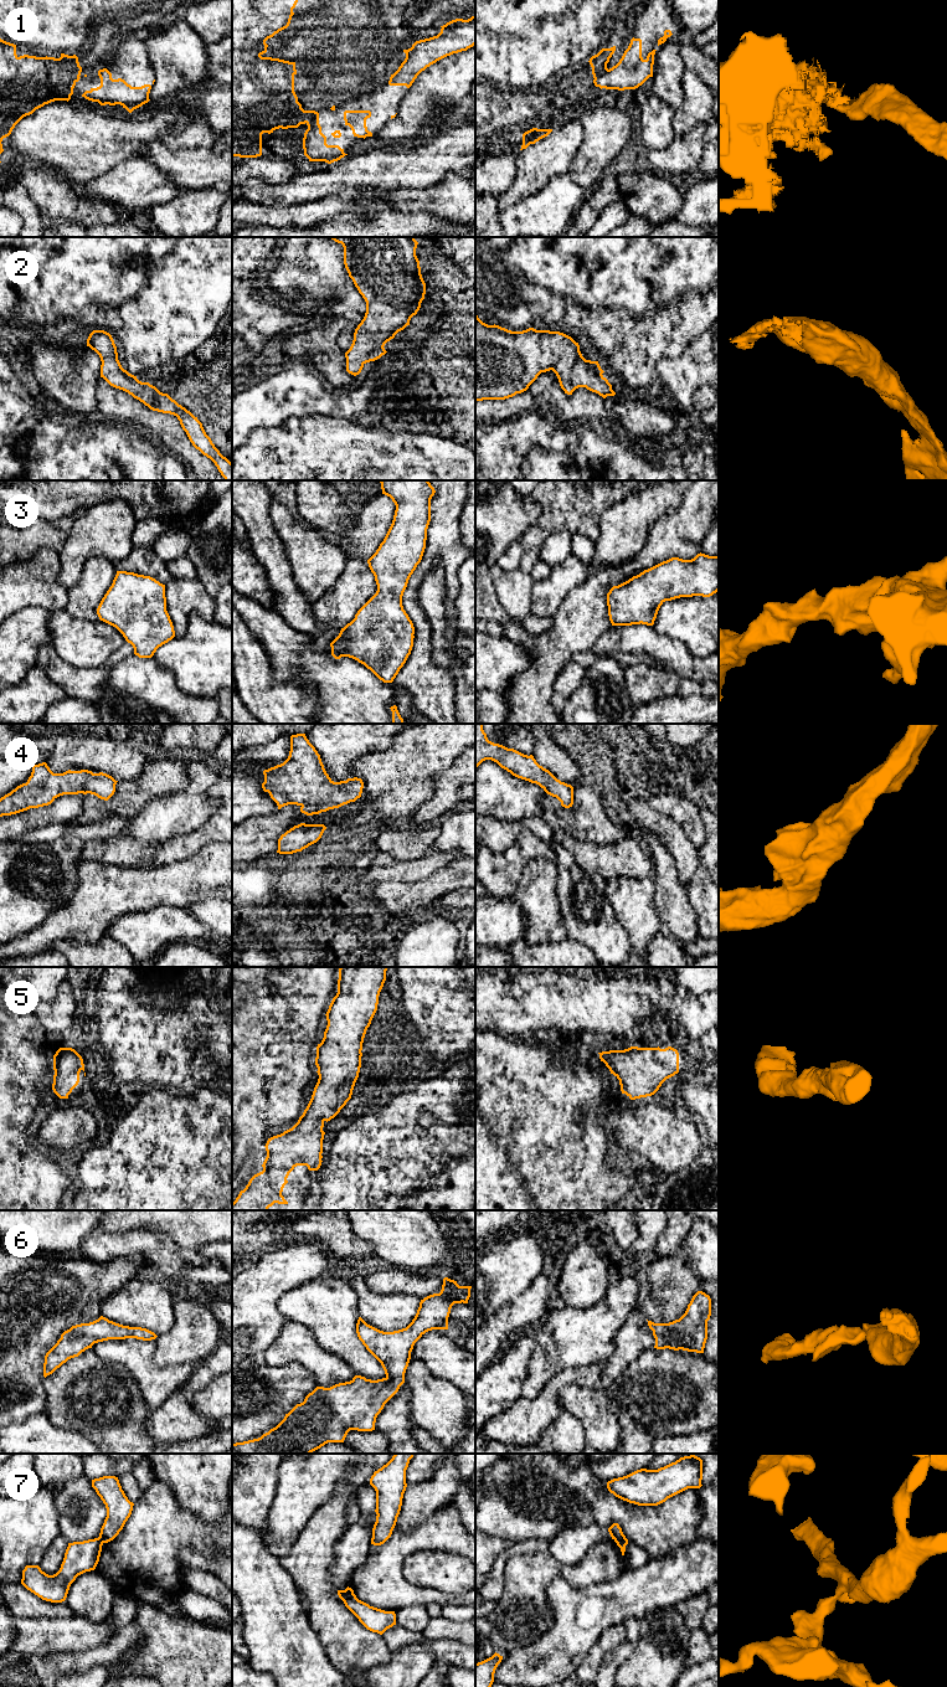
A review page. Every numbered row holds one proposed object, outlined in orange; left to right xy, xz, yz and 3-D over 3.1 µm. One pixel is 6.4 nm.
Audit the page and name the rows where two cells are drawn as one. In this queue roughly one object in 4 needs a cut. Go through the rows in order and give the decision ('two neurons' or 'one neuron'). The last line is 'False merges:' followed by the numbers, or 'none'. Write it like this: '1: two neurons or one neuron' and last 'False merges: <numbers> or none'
1: two neurons
2: one neuron
3: one neuron
4: one neuron
5: one neuron
6: one neuron
7: two neurons
False merges: 1, 7

